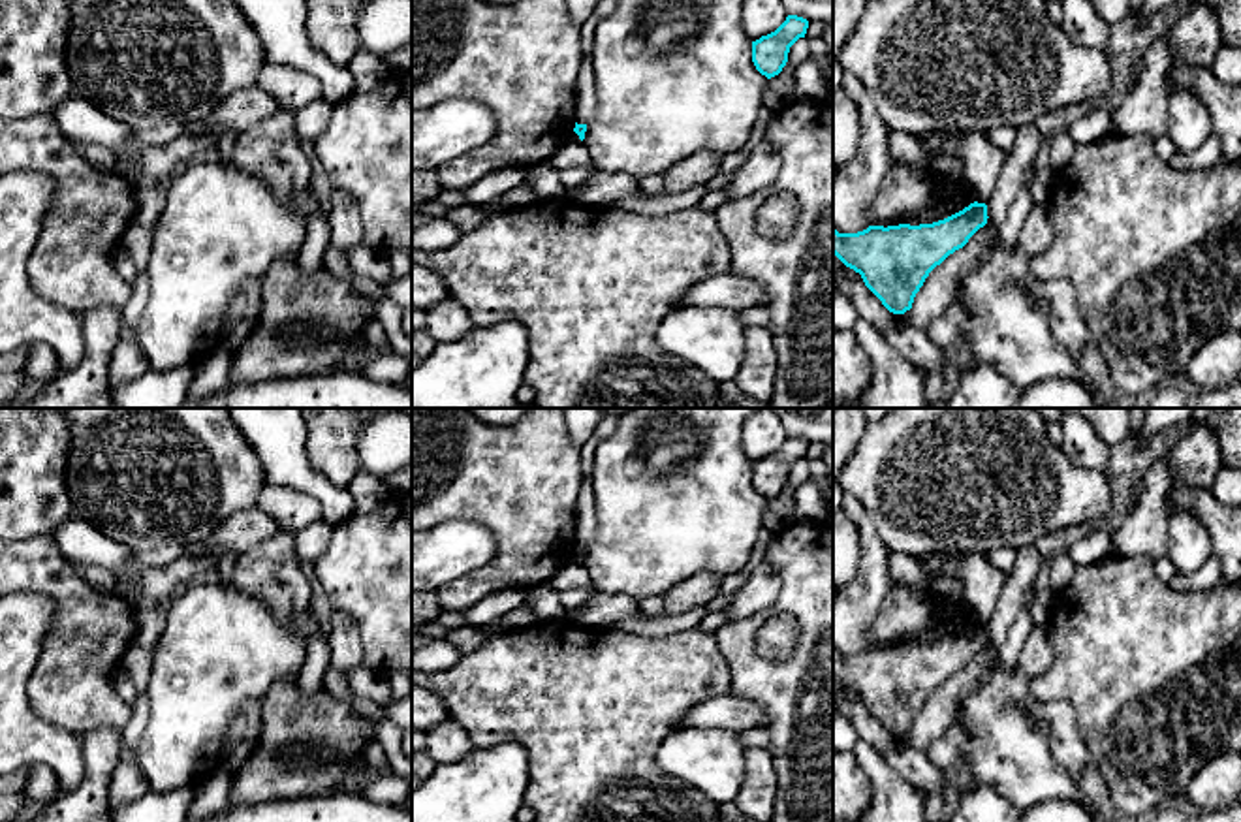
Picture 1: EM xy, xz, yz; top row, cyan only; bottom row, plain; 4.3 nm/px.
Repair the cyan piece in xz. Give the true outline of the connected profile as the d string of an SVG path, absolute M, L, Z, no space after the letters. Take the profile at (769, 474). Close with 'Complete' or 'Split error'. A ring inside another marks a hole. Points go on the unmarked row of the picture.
M788 436L786 442L771 455L752 463L752 483L767 500L778 497L788 483L790 468L805 459L809 442Z. Complete

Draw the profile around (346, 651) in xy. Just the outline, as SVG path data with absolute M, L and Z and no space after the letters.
M333 611L331 632L327 634L331 649L329 662L342 673L363 666L363 645L359 628L342 611Z

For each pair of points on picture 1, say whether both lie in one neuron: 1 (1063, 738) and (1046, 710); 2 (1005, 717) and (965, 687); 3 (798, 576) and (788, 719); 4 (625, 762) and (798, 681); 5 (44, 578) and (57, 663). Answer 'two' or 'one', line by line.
1: one
2: two
3: one
4: two
5: one

